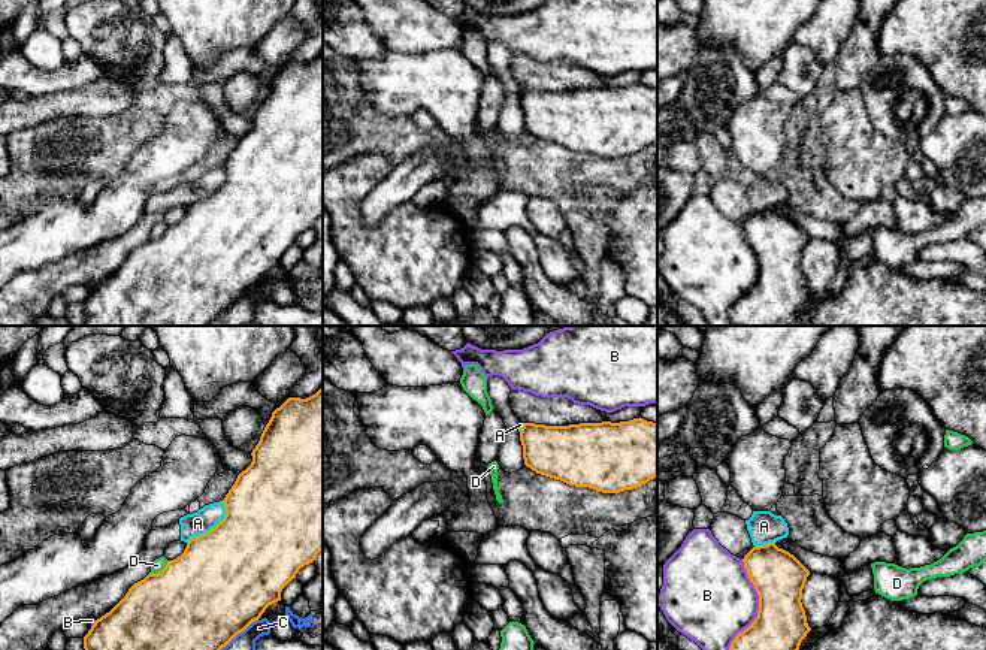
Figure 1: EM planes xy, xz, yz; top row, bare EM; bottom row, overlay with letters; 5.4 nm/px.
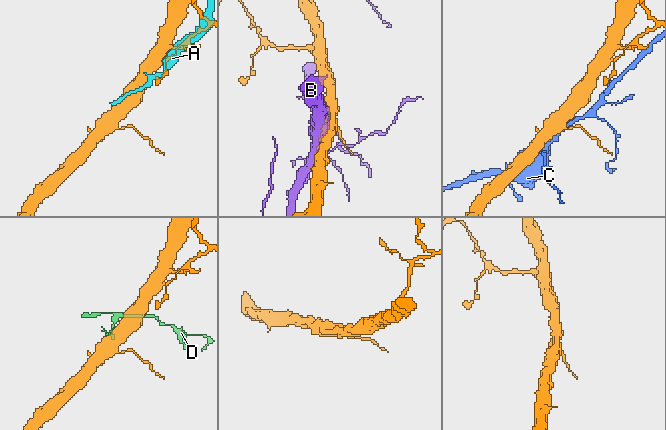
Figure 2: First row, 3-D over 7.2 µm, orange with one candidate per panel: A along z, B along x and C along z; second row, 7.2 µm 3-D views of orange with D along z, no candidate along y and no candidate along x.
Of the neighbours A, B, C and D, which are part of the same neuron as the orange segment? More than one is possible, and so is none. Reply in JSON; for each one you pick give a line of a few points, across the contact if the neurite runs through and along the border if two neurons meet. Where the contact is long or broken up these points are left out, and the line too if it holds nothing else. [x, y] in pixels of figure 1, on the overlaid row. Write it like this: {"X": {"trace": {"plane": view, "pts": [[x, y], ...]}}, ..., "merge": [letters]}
{"merge": []}

